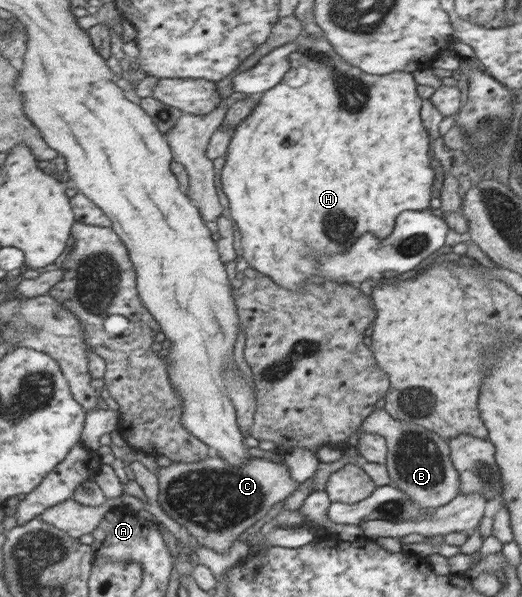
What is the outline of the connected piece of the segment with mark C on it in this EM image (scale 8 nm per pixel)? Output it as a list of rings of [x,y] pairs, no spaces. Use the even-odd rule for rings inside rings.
[[[214,451],[199,462],[172,462],[169,467],[159,467],[157,478],[157,500],[165,513],[187,528],[194,540],[197,540],[197,544],[220,553],[226,553],[242,532],[265,517],[277,502],[293,494],[300,484],[289,476],[289,468],[285,464],[251,456],[243,466],[231,466],[219,454],[214,454]]]

